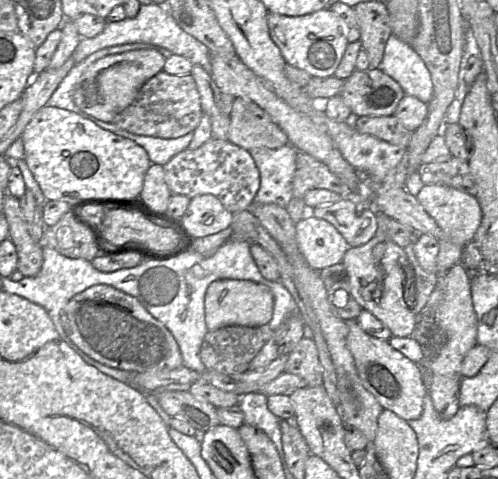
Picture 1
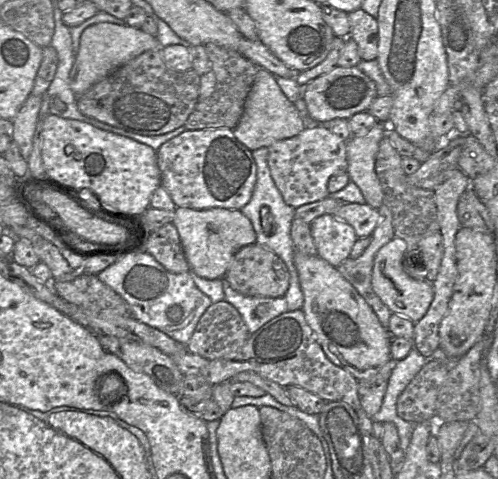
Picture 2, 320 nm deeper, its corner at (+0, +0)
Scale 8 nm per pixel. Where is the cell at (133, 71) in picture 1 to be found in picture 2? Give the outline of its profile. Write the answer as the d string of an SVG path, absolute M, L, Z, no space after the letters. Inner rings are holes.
M98 23L86 28L80 37L80 46L69 74L69 87L76 96L83 94L114 70L148 50L160 50L155 36L140 28L113 23Z

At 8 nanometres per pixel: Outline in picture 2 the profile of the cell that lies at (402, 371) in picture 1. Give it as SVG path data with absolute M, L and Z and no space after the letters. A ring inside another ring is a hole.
M295 251L300 286L304 295L303 312L329 360L357 380L375 375L391 358L392 336L376 313L337 270L319 256Z

